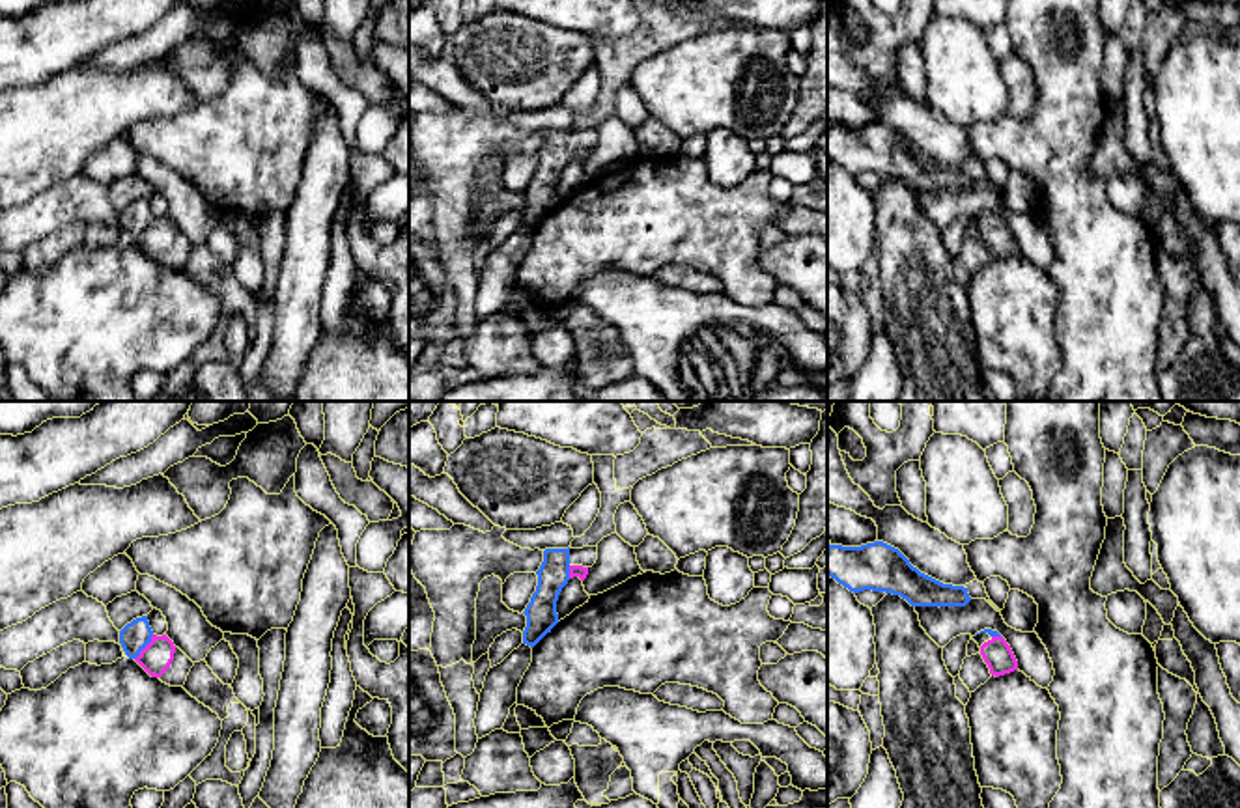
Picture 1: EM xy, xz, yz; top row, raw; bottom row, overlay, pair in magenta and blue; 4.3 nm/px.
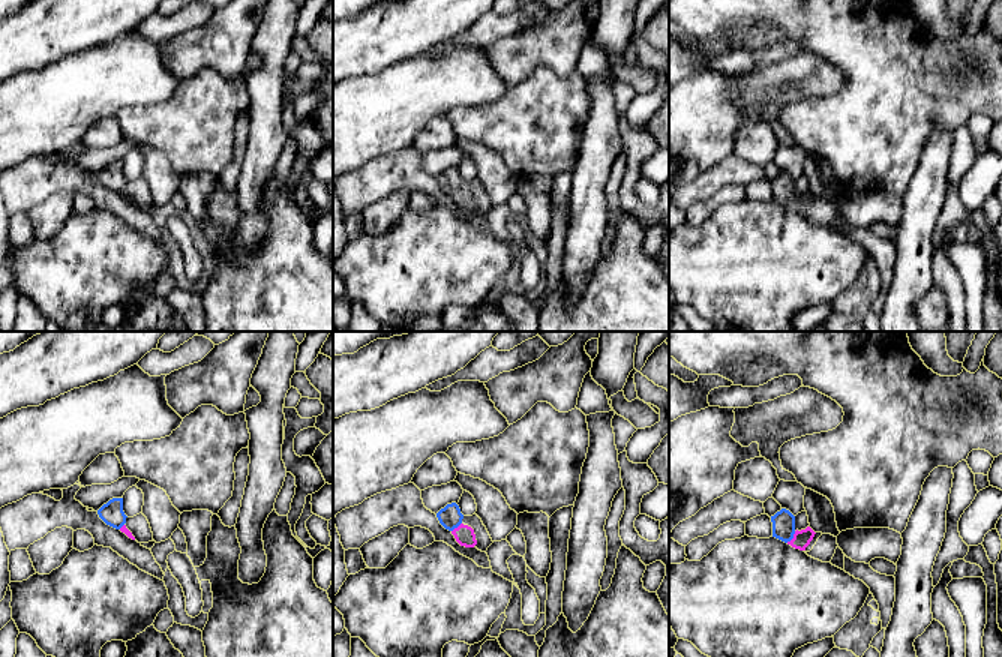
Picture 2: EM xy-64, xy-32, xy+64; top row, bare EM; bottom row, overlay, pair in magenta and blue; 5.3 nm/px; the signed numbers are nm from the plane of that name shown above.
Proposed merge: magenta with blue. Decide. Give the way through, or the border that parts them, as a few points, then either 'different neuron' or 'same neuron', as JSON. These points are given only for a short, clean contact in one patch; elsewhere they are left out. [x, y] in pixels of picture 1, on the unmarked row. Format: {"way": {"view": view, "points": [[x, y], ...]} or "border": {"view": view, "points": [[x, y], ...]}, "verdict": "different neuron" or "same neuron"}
{"way": {"view": "xy", "points": [[157, 237], [144, 230], [137, 217]]}, "verdict": "same neuron"}

